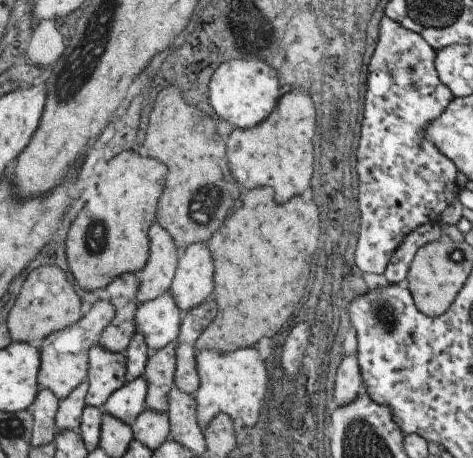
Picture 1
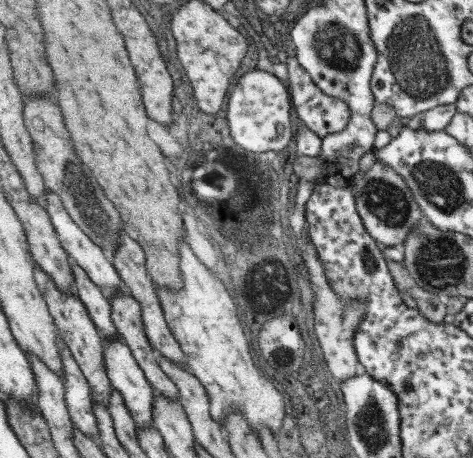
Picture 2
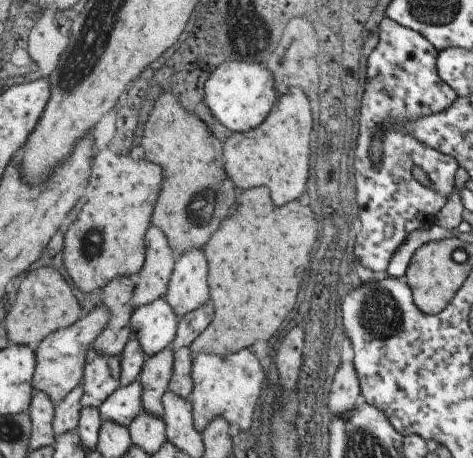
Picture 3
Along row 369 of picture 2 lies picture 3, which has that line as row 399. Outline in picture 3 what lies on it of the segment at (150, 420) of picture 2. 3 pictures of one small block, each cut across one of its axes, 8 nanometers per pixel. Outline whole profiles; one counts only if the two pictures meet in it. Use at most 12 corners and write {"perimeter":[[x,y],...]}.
{"perimeter":[[143,382],[121,386],[99,410],[129,428],[143,410]]}

